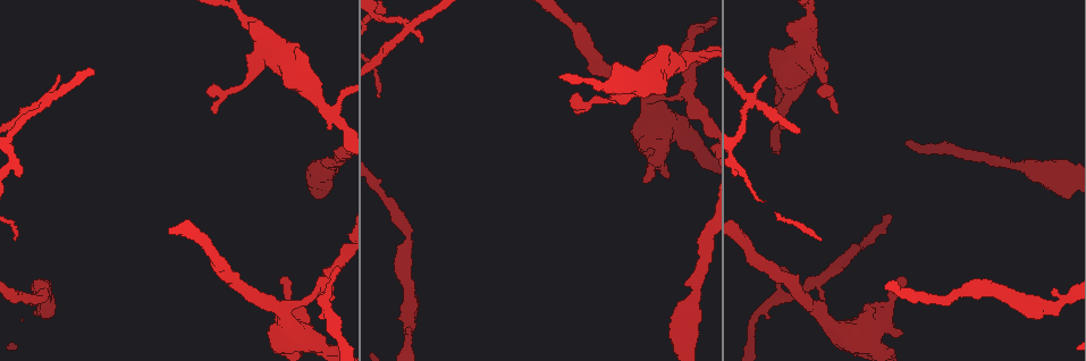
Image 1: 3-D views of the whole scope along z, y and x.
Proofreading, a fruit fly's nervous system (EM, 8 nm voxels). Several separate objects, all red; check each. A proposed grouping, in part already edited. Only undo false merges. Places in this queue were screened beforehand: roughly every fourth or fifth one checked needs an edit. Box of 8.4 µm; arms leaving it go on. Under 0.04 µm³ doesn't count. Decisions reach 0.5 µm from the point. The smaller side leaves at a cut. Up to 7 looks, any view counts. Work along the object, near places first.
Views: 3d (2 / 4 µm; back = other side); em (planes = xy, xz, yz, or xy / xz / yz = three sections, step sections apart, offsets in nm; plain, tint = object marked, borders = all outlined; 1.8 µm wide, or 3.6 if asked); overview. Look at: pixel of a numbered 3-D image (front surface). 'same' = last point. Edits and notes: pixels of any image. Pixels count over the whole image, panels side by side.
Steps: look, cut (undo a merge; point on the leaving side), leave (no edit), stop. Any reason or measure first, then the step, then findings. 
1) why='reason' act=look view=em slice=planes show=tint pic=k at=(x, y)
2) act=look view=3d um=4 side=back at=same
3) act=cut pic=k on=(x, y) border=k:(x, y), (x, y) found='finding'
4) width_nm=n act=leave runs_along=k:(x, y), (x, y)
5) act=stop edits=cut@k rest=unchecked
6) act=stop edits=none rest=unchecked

why='branch point' act=look view=3d um=2 pic=1 at=(328, 110)

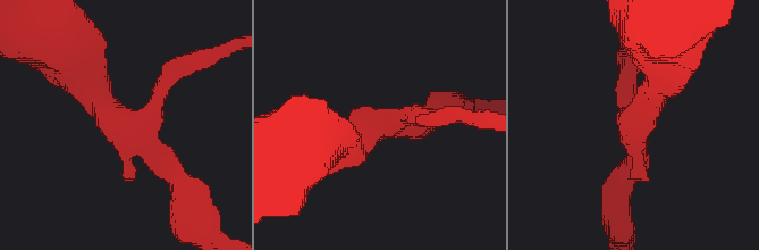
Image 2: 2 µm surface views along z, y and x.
arms=3 why='shape alone is not enough' act=look view=em slice=planes show=tint pic=2 at=(376, 126)

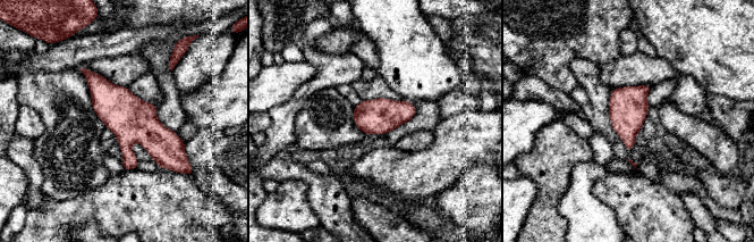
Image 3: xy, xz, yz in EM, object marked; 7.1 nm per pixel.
width_nm=260 act=leave runs_along=3:(86, 73), (134, 120), (179, 153) found='all the same neuron'

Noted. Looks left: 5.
why='sharp bend' act=look view=em slice=planes show=plain pic=1 at=(288, 311)

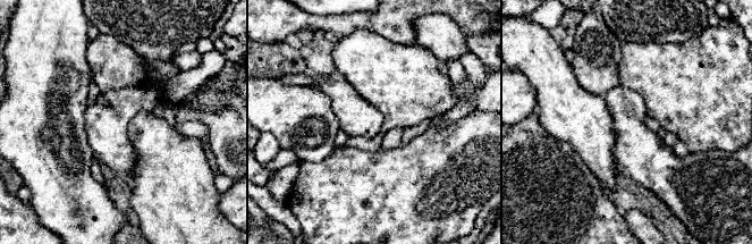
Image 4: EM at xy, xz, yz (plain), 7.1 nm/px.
why='where the object lies' act=look view=em slice=planes show=tint at=same

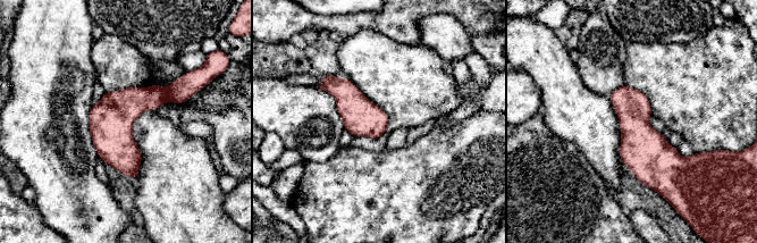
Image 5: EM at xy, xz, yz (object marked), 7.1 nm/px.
act=cut pic=5 on=(179, 91) found='a second neuron is stuck on'

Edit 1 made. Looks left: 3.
why='redraw' act=look view=overview

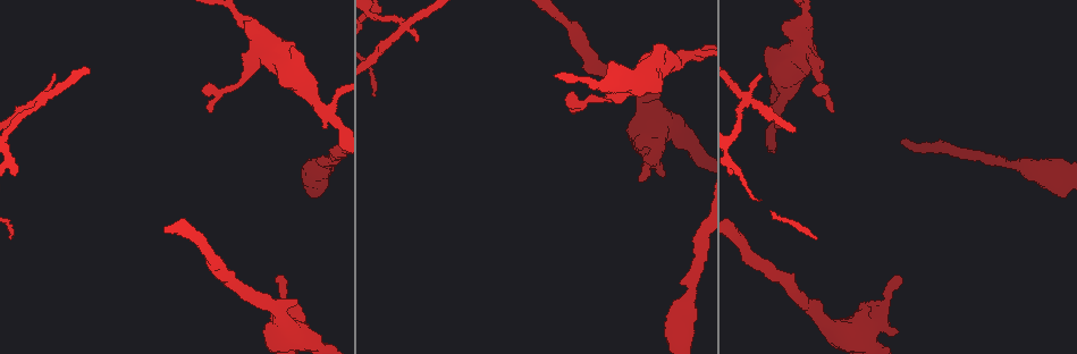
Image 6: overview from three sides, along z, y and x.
why='abrupt turn' act=look view=3d um=4 pic=6 at=(38, 102)

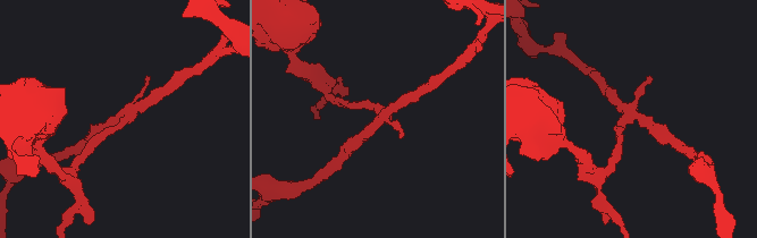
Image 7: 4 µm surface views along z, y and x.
why='shape alone is not enough' act=look view=em slice=planes show=tint pic=7 at=(381, 114)

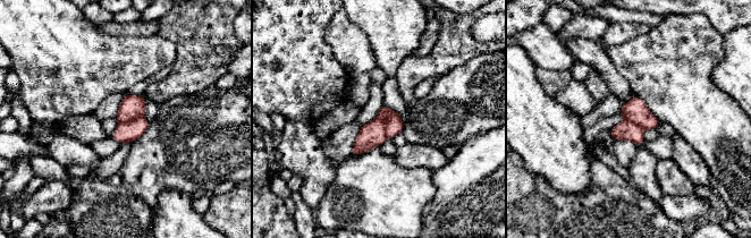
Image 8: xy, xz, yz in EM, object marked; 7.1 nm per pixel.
width_nm=190 act=cut pic=8 on=(394, 125) found='two neurons meet here'

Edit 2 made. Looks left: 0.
act=stop edits=cut@5,cut@8 rest=unchecked

